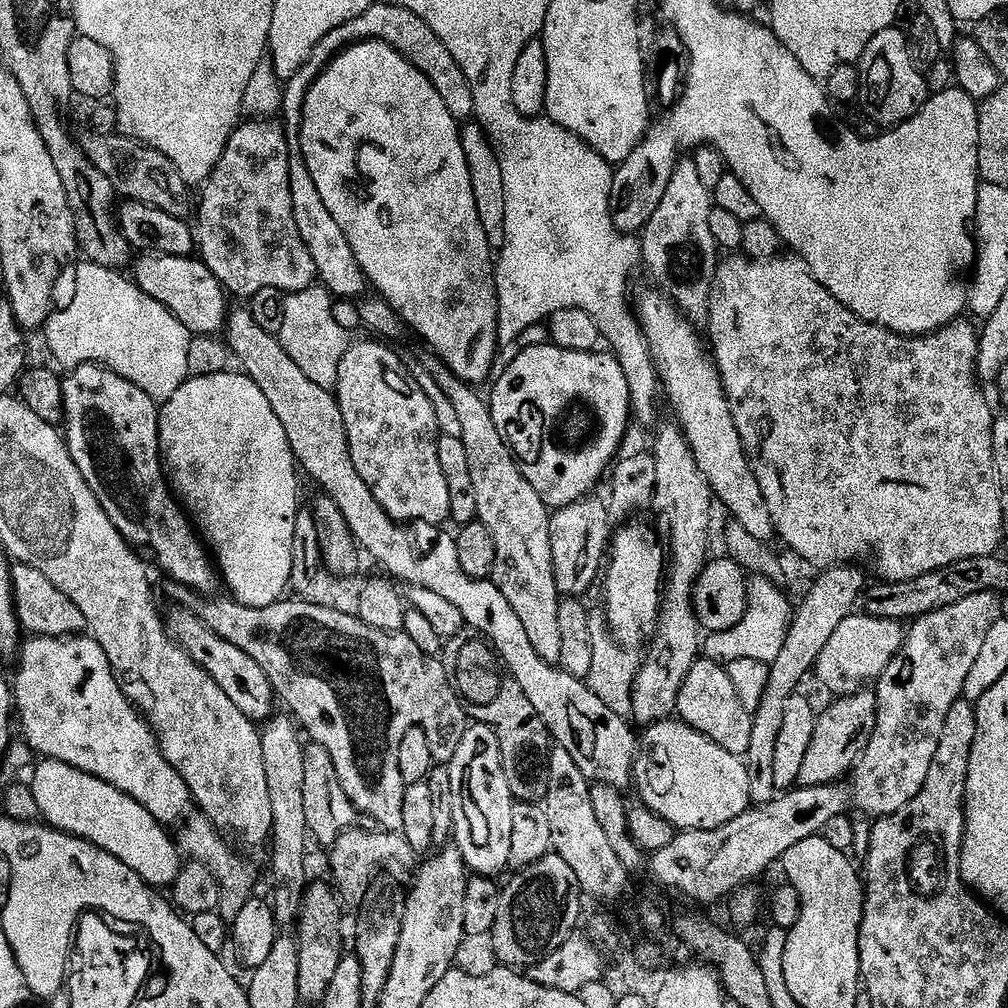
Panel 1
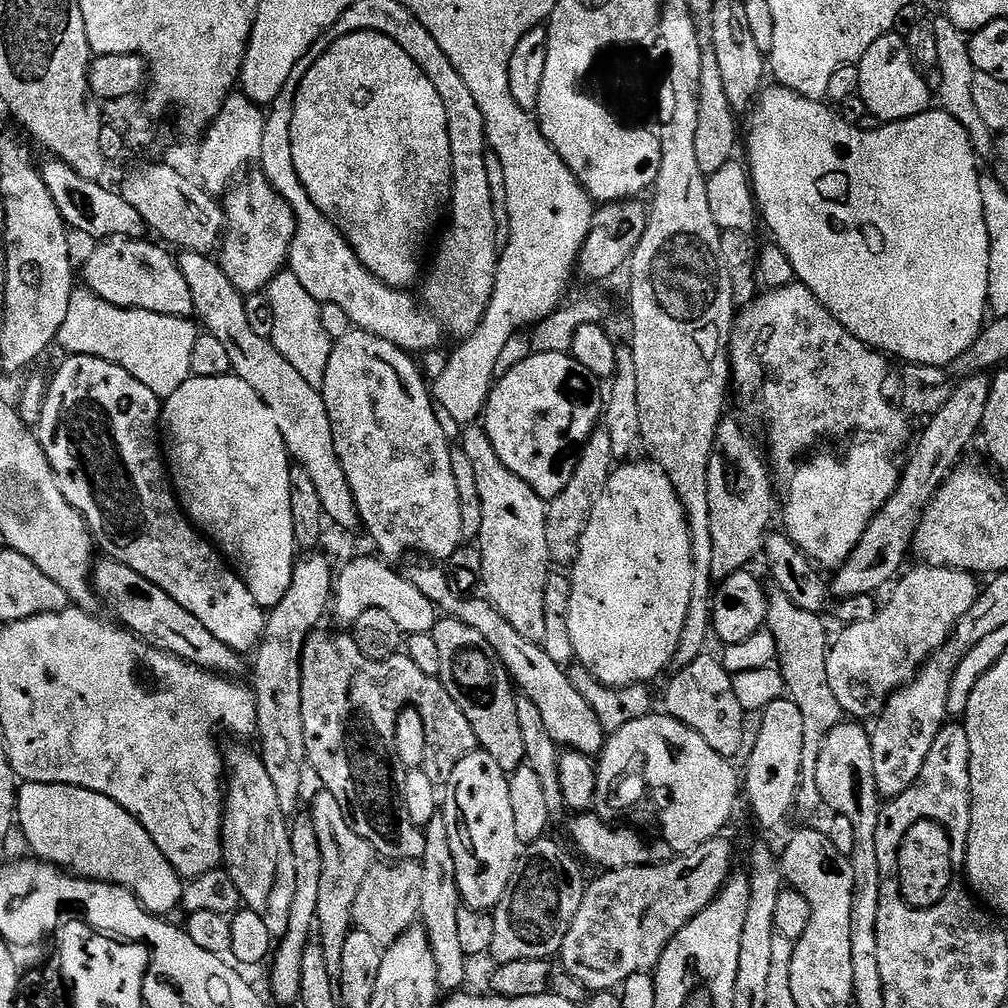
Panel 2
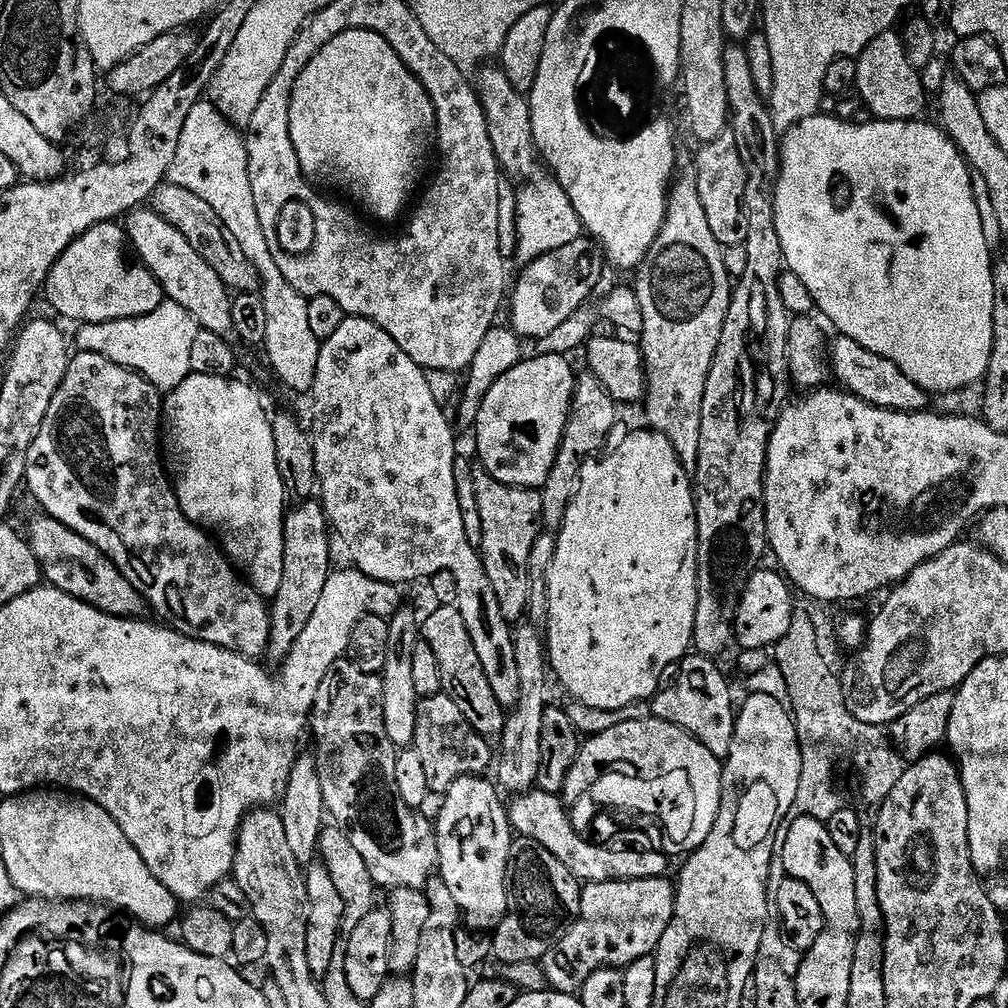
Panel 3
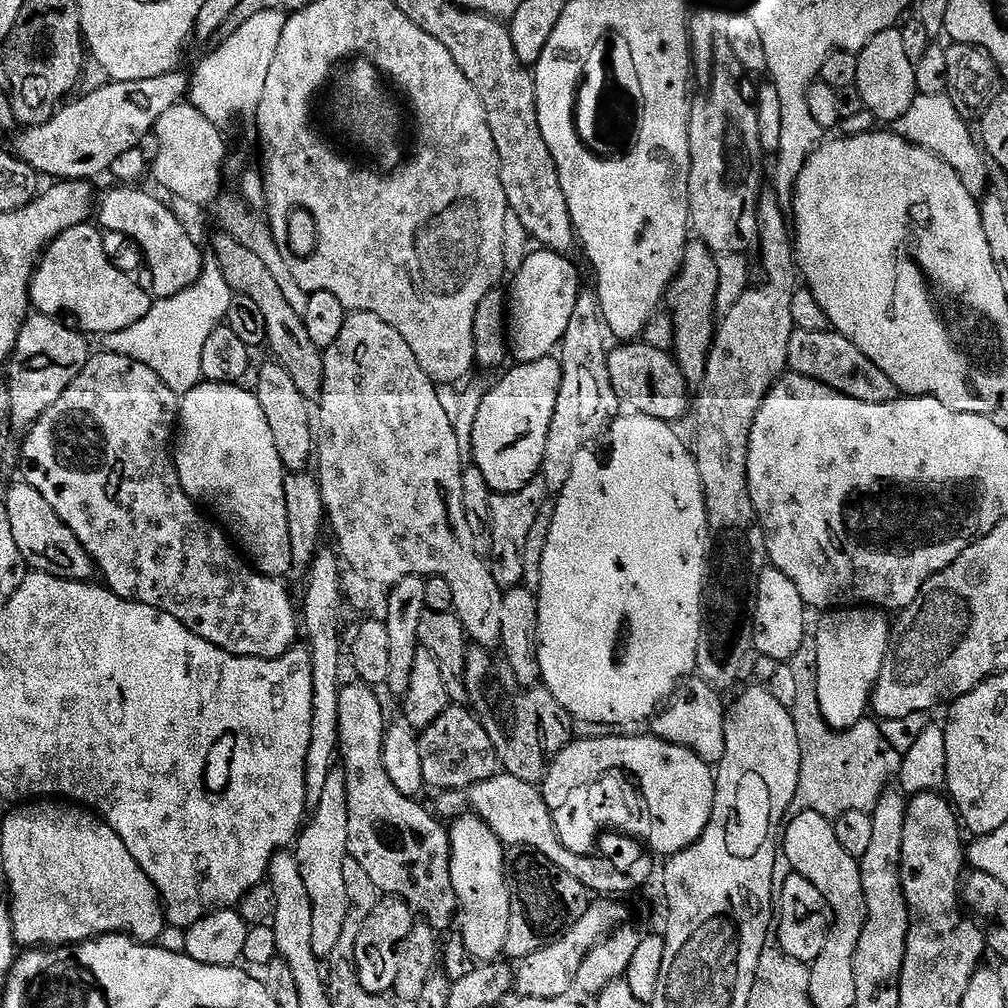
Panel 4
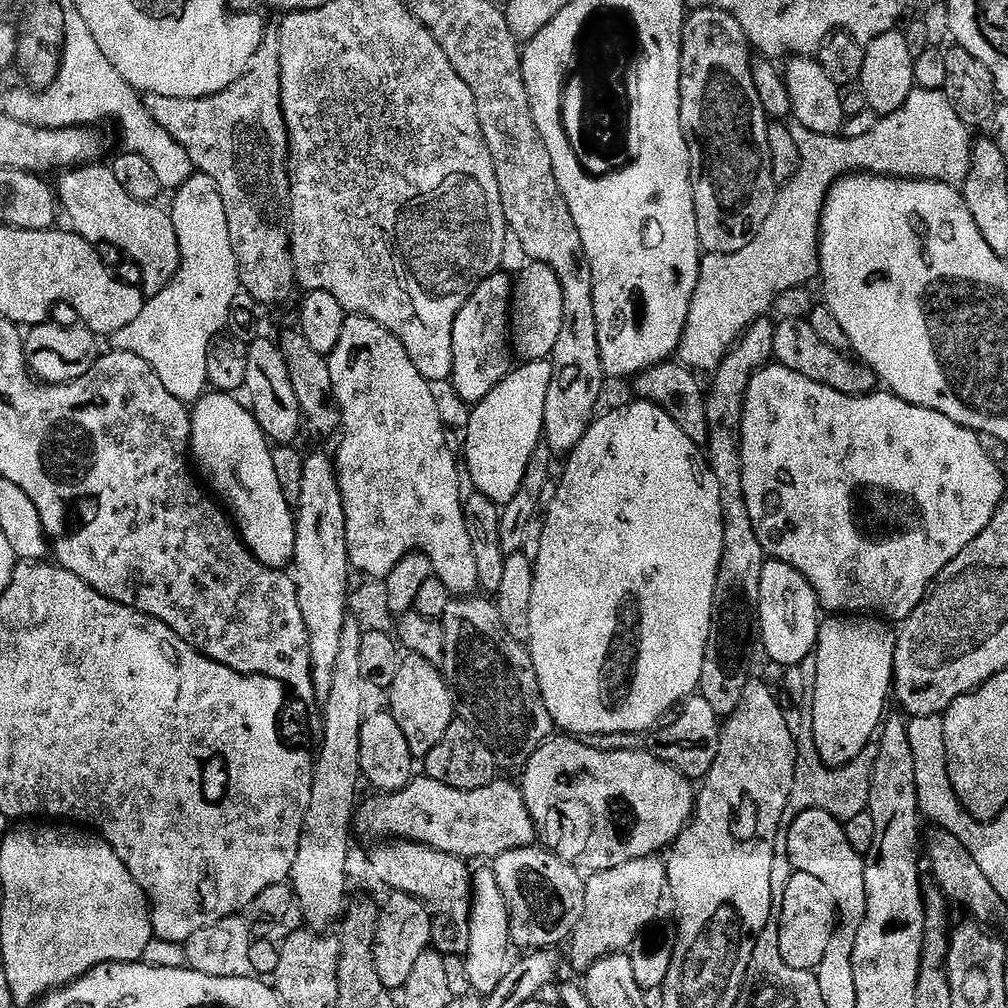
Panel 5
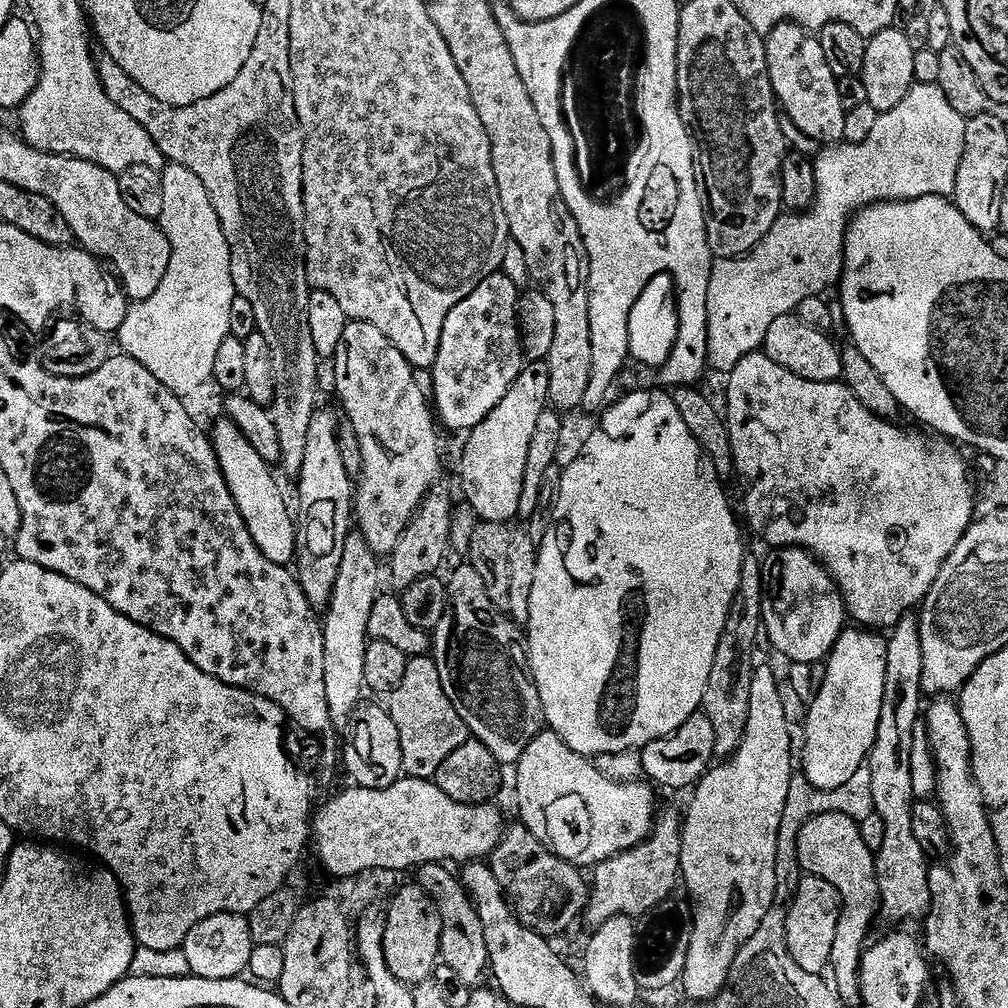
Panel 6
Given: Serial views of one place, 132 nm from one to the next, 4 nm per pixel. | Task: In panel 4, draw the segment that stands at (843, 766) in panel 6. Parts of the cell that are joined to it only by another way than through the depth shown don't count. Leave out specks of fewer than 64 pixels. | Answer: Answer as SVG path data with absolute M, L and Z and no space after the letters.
M871 606L828 610L816 624L816 689L822 718L834 730L853 728L869 715L872 692L888 653L890 620Z

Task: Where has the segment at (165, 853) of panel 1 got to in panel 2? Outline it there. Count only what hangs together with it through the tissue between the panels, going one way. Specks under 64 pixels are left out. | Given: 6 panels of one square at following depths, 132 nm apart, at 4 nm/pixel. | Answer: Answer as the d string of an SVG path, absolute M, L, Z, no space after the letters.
M24 782L19 785L16 793L16 824L20 829L20 833L26 838L29 853L35 859L47 860L48 863L54 864L56 867L65 869L77 876L83 876L86 880L105 880L108 884L117 884L123 888L128 888L140 899L140 905L146 911L152 913L153 916L164 918L169 915L167 912L172 912L175 908L179 909L181 907L184 899L185 881L176 872L176 868L170 866L170 862L166 862L166 854L162 854L162 850L158 850L158 846L154 846L154 838L150 838L150 834L146 834L146 830L136 821L136 818L131 816L126 810L122 810L122 806L118 806L118 802L106 798L106 794L98 794L94 790L86 790L73 784L43 784L42 782L30 784Z

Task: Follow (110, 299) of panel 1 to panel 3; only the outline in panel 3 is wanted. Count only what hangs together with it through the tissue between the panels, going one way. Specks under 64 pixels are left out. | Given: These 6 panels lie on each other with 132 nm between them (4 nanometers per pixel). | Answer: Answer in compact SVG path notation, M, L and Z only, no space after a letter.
M165 302L149 316L115 320L106 324L83 325L76 340L74 336L74 344L79 351L102 354L102 358L118 366L139 372L154 387L160 389L161 393L167 394L177 388L187 376L193 375L190 350L194 350L194 338L201 330L200 325L186 309Z

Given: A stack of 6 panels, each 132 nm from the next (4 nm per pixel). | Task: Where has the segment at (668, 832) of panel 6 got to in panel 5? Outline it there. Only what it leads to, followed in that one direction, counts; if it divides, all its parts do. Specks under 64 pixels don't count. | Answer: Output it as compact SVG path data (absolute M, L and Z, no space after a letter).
M659 855L647 856L646 858L634 858L633 860L622 860L611 865L613 868L604 868L601 872L596 872L591 877L590 875L584 881L584 889L586 890L586 906L582 910L582 918L578 922L576 929L572 931L570 937L570 945L572 949L569 950L568 956L572 959L572 964L577 968L580 974L587 972L590 966L594 966L594 962L598 962L607 956L614 956L617 954L624 954L632 947L632 943L640 937L640 933L646 928L651 928L653 924L657 923L660 912L660 903L663 902L664 896L666 900L666 889L668 886L668 865Z

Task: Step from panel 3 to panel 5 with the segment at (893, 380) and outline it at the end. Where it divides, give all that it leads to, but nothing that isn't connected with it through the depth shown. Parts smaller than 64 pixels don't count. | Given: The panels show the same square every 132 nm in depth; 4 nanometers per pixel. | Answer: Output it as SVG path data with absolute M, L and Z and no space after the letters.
M804 318L779 321L776 324L772 355L775 363L794 370L794 374L802 374L802 378L810 378L810 382L830 386L834 390L838 390L838 394L870 396L878 388L878 377L867 364L851 355L826 346L826 342L822 342L822 338L818 338L818 334L814 334L814 330Z

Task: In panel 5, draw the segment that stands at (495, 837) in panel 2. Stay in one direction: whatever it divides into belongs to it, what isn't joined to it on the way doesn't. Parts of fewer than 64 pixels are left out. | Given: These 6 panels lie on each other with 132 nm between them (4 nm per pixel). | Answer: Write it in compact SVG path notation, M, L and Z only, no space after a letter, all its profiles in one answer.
M484 866L472 878L472 913L470 914L470 946L464 956L466 974L470 974L472 992L486 998L494 990L498 990L498 982L502 982L505 972L510 967L508 948L512 944L510 930L510 914L506 906L506 898L498 886L498 878L491 867Z

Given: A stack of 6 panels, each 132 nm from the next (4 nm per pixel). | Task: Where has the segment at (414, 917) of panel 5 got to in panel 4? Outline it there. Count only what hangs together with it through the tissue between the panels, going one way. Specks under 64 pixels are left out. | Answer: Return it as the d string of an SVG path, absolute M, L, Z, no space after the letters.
M381 898L378 906L370 910L370 918L366 918L354 946L356 977L358 982L362 982L362 990L375 996L383 996L395 989L400 953L406 938L410 938L413 923L413 910L405 900Z

